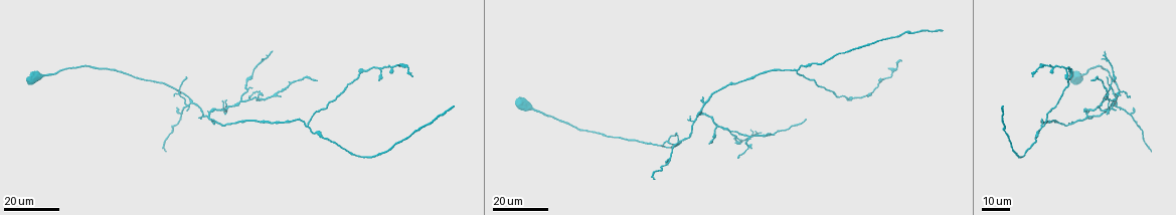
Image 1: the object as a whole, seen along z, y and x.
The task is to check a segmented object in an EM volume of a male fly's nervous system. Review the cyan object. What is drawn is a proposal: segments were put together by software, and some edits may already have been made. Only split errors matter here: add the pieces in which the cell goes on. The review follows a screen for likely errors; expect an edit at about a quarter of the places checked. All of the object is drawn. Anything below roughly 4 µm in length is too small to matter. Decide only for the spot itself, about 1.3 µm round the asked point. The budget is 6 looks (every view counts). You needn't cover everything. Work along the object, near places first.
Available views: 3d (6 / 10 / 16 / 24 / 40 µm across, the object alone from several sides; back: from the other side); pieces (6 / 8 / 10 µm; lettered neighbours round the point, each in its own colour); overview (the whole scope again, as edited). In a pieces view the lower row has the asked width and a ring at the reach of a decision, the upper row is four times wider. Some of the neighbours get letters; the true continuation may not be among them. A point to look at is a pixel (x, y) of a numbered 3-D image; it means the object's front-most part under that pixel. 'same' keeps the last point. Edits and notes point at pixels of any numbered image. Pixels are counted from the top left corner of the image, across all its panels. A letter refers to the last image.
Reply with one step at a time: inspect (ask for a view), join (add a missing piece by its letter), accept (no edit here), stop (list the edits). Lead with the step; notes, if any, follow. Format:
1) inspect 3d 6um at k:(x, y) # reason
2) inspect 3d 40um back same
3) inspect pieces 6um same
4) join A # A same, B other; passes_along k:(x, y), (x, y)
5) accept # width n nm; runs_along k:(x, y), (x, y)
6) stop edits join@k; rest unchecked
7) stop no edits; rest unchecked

inspect 3d 16um at 1:(273, 52)

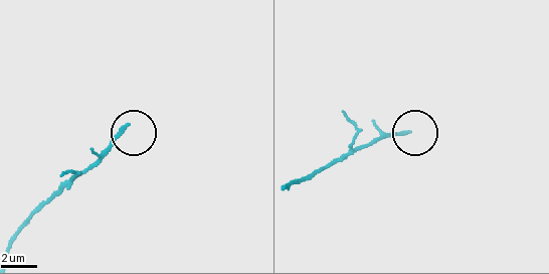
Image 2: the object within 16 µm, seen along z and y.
inspect pieces 8um at 2:(126, 126) # see the neighbours

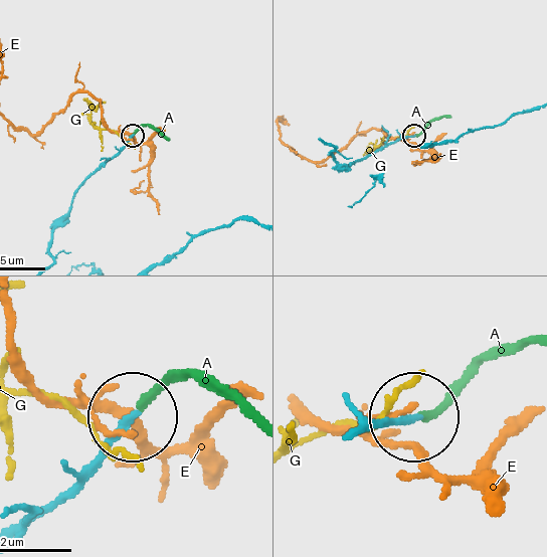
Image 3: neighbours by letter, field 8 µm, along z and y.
join A # A same, E other, G other; passes_along 3:(52, 506), (166, 385), (202, 379), (238, 394); it goes on there

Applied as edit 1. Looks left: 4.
inspect overview

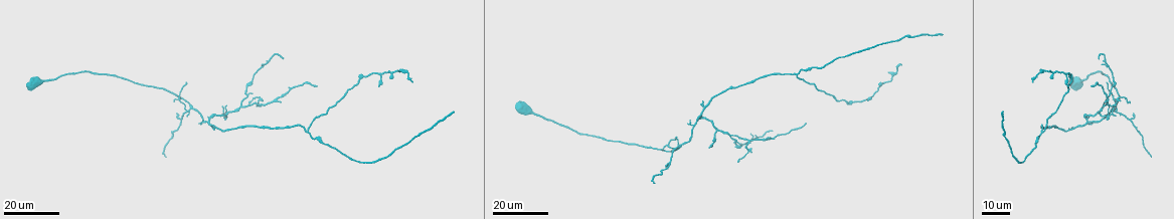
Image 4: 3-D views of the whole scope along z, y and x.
inspect 3d 24um at 4:(1105, 101) # branch stops here

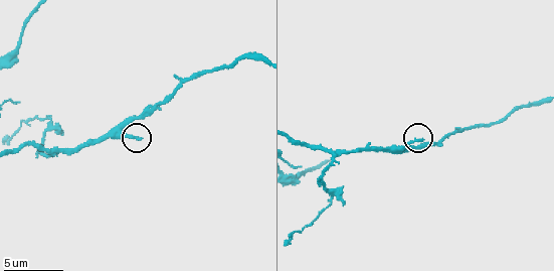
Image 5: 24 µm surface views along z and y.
inspect pieces 8um at 5:(140, 140)

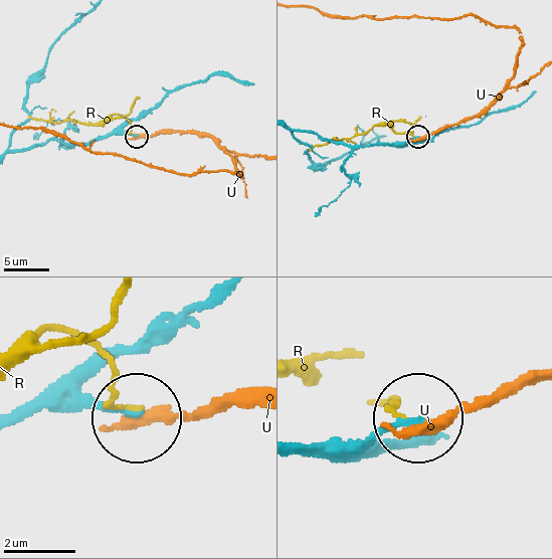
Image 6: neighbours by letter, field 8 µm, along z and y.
accept # R other, U other; runs_along 6:(20, 419), (56, 404), (134, 410); none of them fits

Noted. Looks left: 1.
stop edits join@3; rest unchecked

